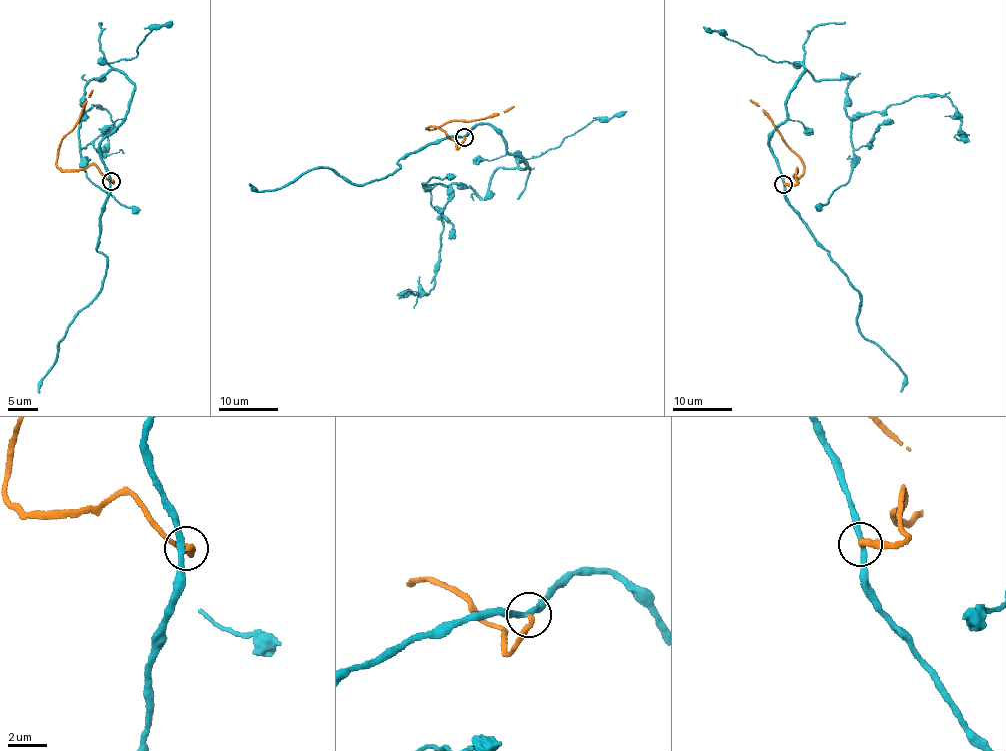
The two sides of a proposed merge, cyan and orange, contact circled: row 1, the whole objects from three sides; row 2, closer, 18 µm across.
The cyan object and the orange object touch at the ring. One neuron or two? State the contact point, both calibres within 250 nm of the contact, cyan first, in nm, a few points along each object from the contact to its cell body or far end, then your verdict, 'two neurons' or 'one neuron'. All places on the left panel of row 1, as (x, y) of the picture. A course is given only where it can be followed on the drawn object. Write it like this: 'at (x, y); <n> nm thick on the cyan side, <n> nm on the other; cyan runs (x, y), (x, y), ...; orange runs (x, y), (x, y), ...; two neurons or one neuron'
at (111, 181); 280 nm thick on the cyan side, 280 nm on the other; cyan runs (111, 181), (100, 150), (134, 88), (108, 70), (85, 89), (81, 117), (106, 110), (106, 154), (124, 153); orange runs (111, 181), (94, 165), (61, 170), (56, 164), (62, 140), (77, 121), (92, 90); two neurons

